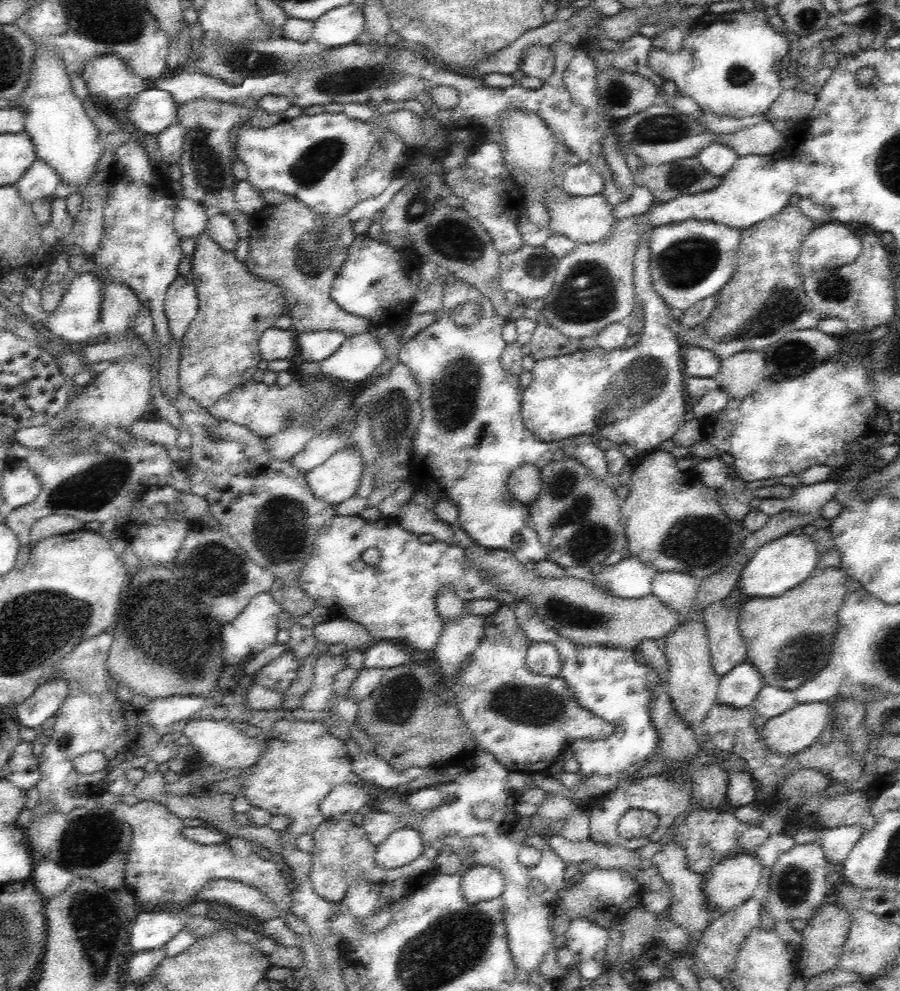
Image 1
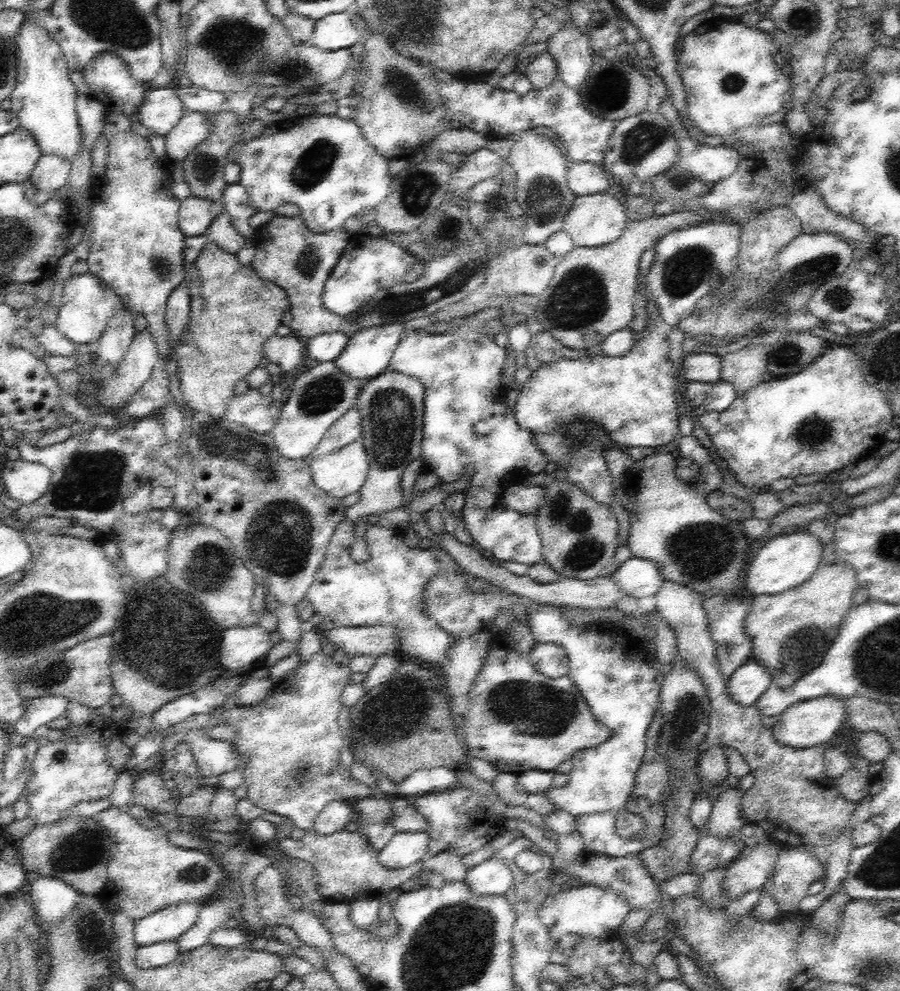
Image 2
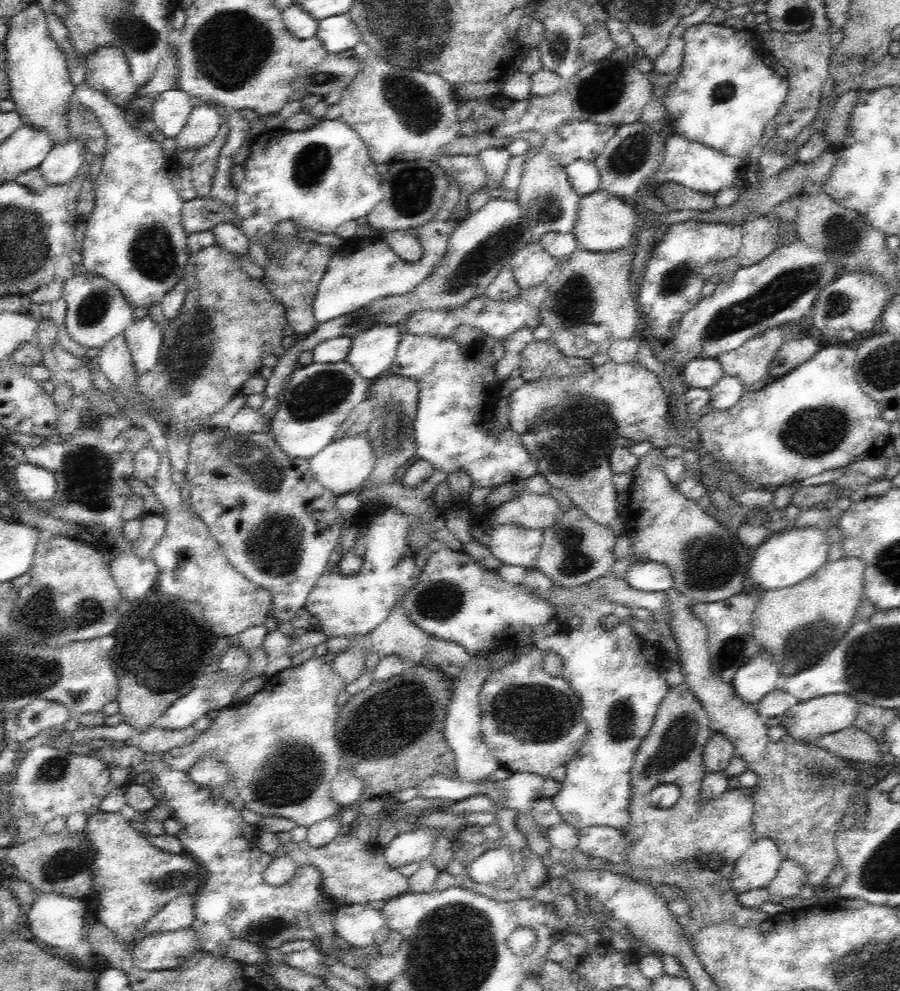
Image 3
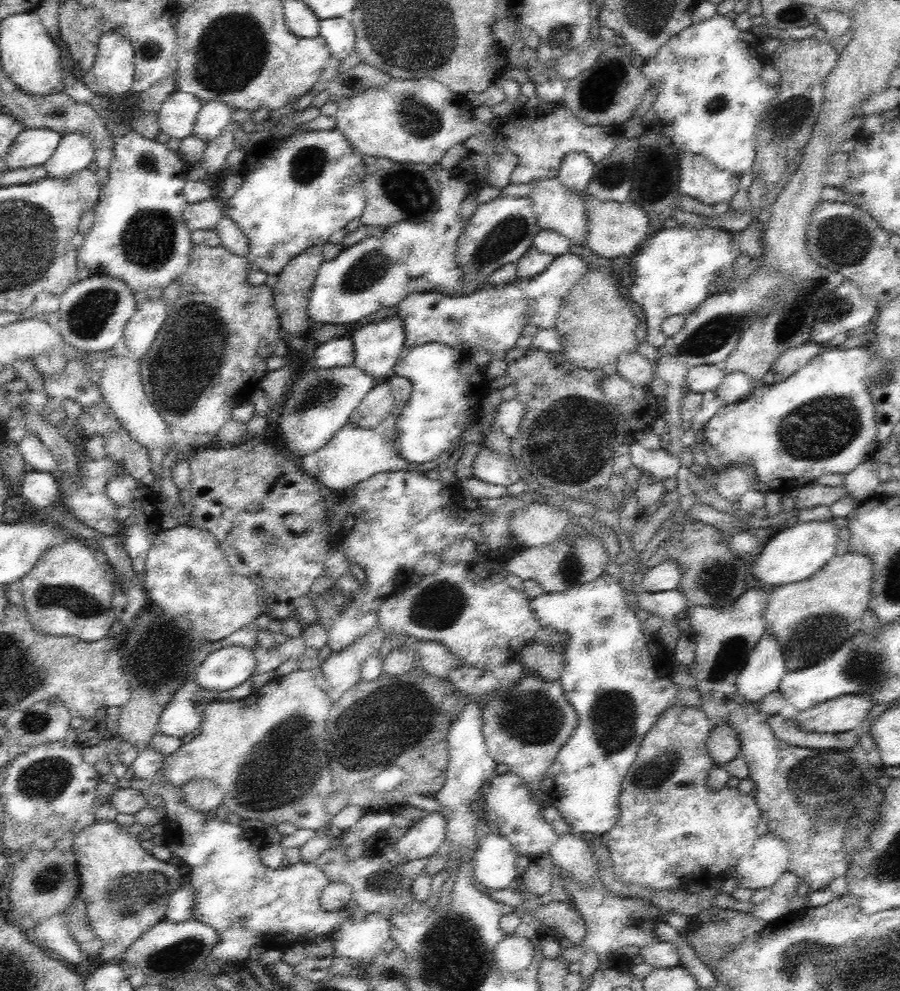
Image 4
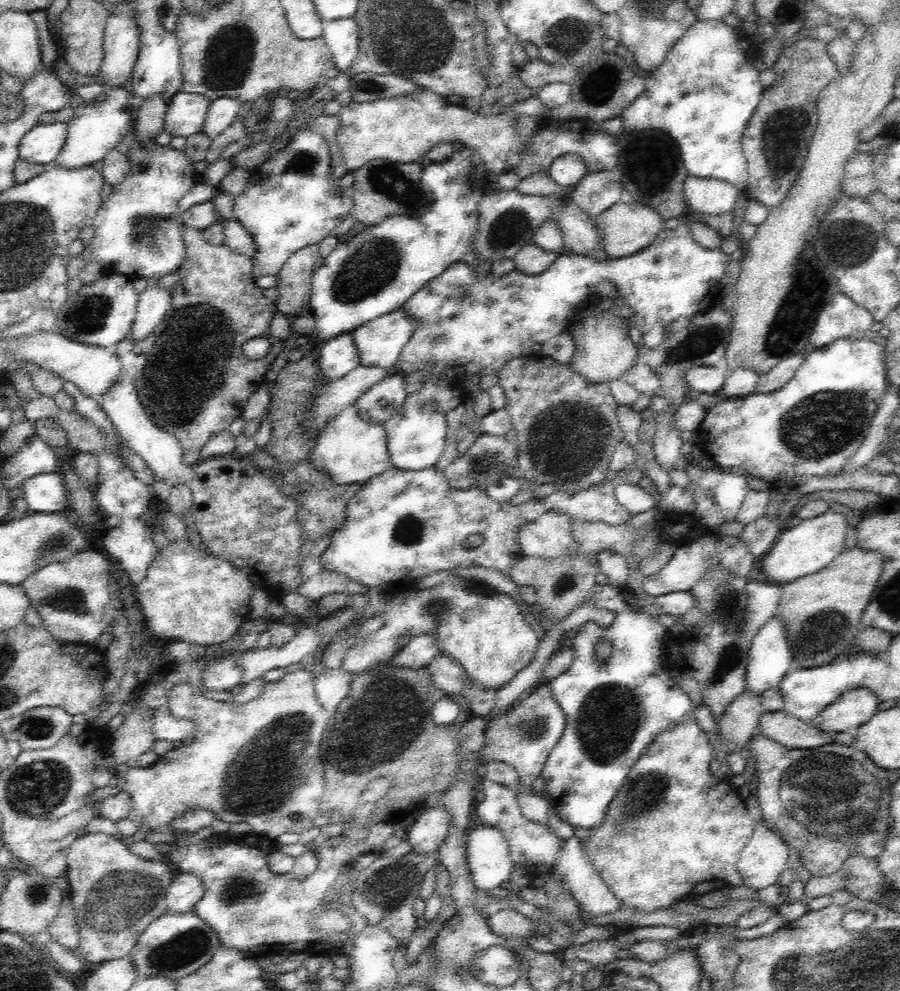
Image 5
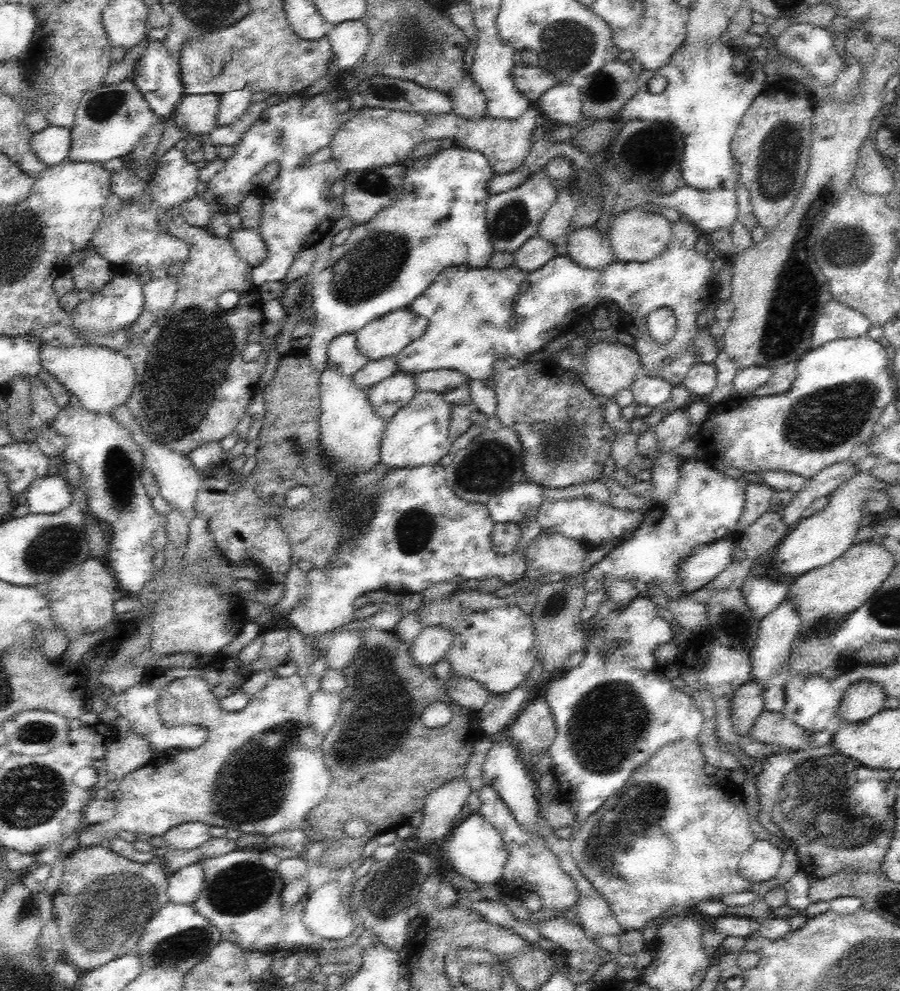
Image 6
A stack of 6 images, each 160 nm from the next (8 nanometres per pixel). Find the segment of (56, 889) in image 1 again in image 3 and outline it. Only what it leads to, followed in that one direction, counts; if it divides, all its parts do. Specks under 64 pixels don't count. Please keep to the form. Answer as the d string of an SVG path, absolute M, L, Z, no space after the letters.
M38 892L28 910L29 930L33 940L40 940L46 945L64 948L69 954L78 954L79 945L85 939L84 915L88 912L83 898L62 896L55 892Z

